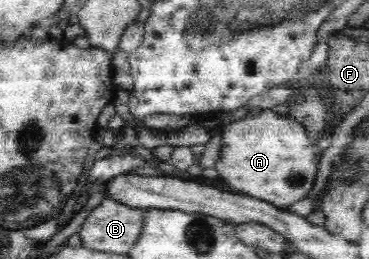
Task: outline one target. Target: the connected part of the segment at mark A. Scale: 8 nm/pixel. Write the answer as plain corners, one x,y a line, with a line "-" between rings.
263,110
254,118
244,117
222,128
224,128
224,132
221,132
222,146
220,146
220,156
215,166
220,172
220,178
234,192
248,194
250,197
270,202
278,208
290,206
310,194
316,182
316,174
318,174
320,153
315,144
310,141
309,132
303,124
296,122
290,116

